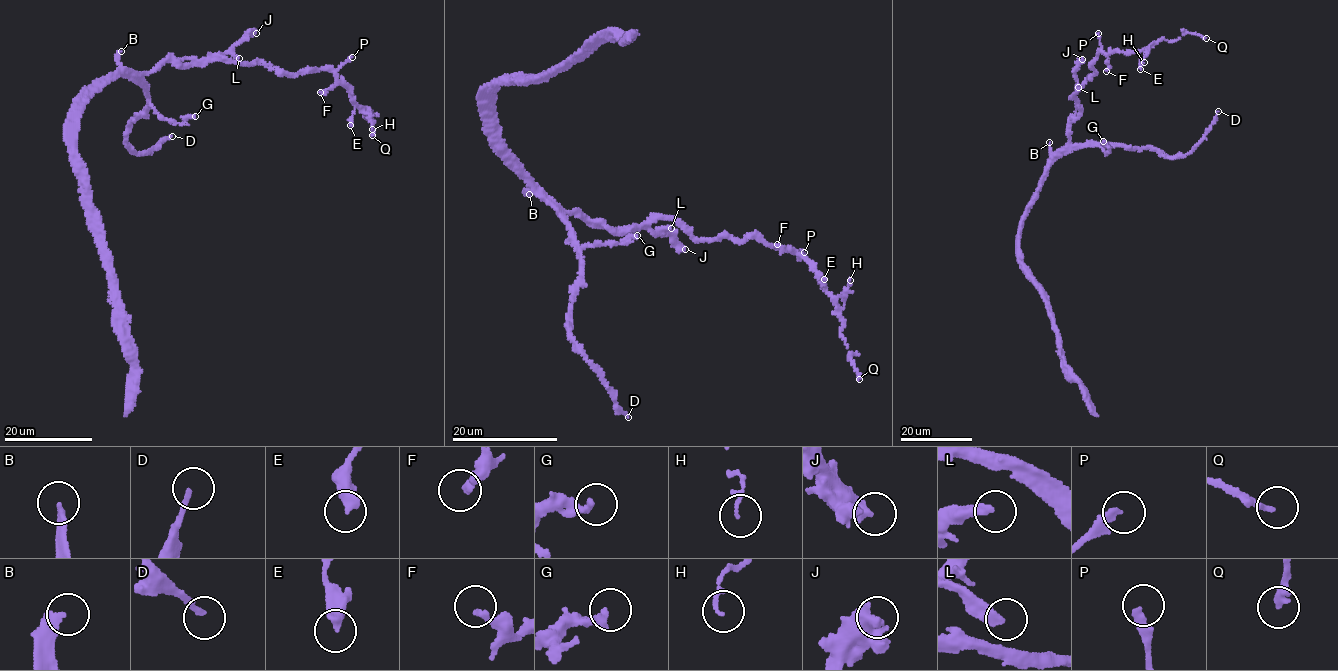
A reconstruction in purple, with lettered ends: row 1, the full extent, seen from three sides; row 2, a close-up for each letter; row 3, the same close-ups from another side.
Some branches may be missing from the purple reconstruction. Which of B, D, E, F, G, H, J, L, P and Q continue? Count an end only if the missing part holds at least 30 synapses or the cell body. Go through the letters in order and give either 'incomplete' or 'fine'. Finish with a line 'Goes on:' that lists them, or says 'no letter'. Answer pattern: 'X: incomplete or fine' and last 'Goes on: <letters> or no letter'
B: incomplete
D: fine
E: fine
F: fine
G: fine
H: fine
J: fine
L: fine
P: fine
Q: fine
Goes on: B

